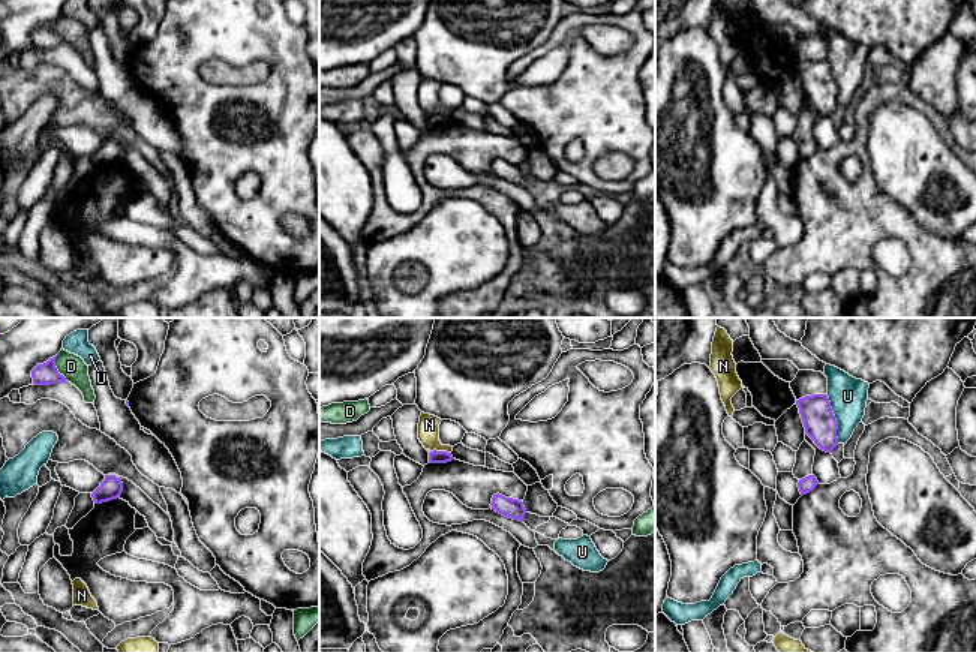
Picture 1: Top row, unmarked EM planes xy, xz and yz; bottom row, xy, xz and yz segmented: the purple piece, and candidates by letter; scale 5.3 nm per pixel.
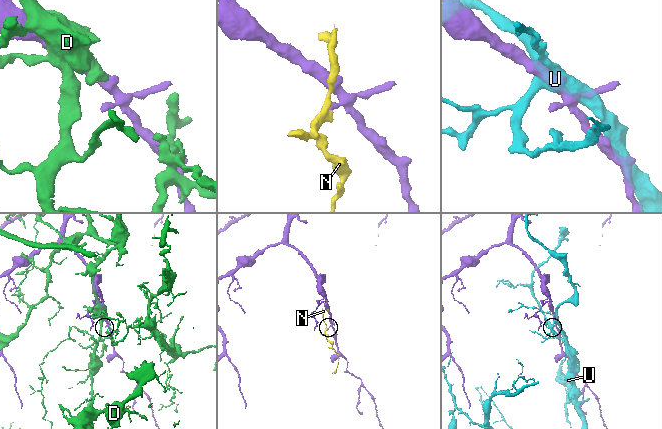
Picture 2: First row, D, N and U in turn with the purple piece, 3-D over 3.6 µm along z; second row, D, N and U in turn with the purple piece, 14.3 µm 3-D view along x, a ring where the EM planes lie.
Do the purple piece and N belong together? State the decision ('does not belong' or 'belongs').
does not belong

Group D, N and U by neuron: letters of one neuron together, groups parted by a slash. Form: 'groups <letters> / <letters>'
groups D / N / U

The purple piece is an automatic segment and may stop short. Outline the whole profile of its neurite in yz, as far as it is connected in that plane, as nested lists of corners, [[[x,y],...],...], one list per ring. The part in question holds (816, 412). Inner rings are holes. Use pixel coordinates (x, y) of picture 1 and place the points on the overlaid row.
[[[826,394],[805,396],[796,400],[796,405],[799,408],[805,433],[820,450],[832,453],[838,445],[838,423],[832,412],[829,397]]]

